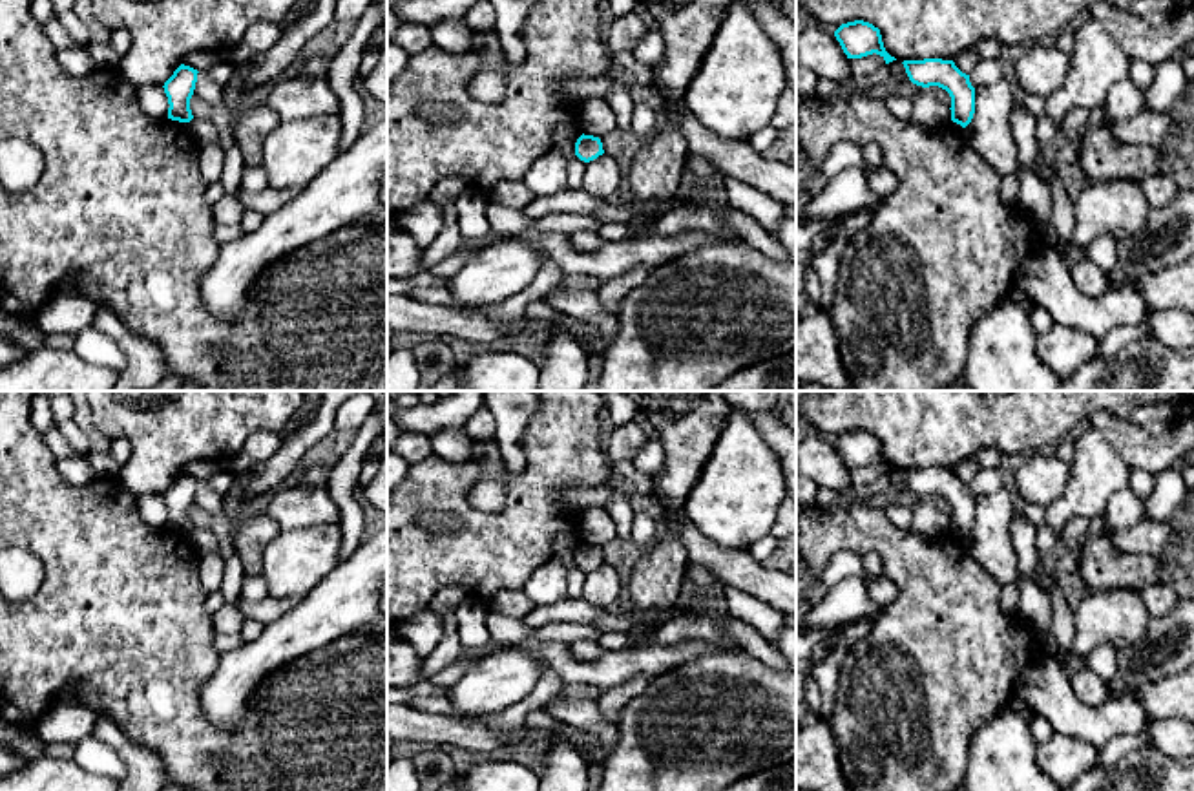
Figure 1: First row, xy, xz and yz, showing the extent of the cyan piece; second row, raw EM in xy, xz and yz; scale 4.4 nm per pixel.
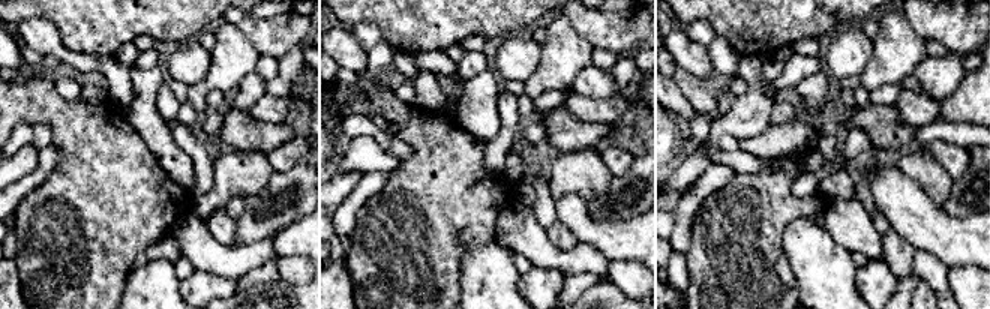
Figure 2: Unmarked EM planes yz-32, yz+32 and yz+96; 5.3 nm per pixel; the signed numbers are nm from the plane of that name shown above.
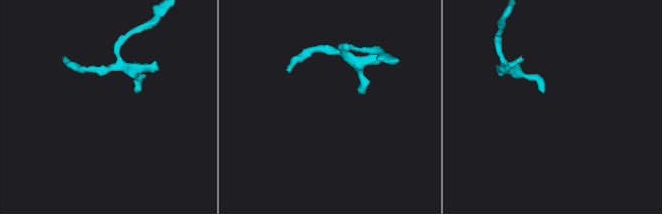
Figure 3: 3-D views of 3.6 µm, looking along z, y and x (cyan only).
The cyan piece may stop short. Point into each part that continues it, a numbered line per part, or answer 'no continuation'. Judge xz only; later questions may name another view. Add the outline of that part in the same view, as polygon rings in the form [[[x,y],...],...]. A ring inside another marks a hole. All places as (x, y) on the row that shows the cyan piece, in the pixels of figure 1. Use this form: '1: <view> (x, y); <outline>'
no continuation

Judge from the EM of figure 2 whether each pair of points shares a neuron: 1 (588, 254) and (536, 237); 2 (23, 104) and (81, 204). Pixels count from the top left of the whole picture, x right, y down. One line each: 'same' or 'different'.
1: same
2: same

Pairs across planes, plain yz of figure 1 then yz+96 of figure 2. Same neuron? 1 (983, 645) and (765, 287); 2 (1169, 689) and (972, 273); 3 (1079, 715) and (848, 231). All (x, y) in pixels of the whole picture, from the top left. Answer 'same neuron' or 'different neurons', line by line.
1: same neuron
2: different neurons
3: same neuron

